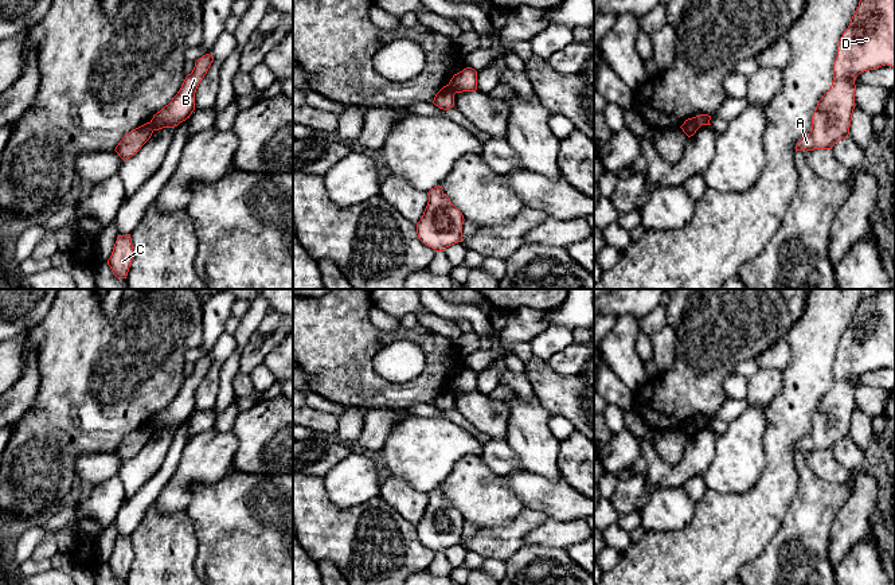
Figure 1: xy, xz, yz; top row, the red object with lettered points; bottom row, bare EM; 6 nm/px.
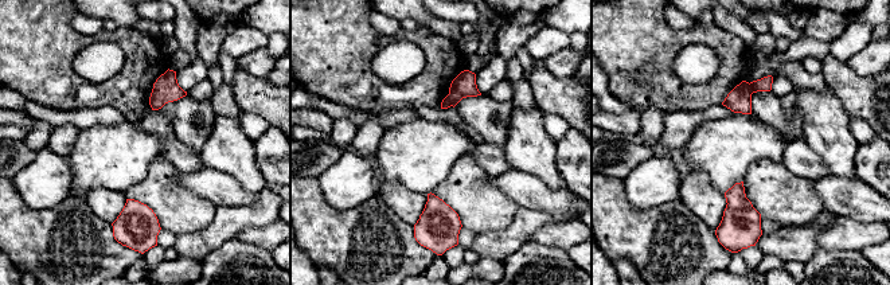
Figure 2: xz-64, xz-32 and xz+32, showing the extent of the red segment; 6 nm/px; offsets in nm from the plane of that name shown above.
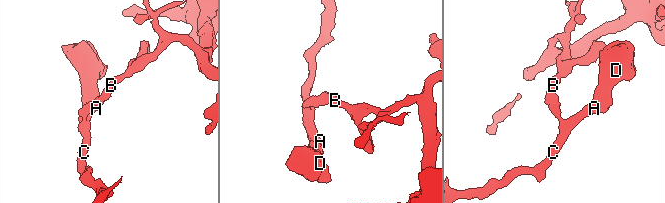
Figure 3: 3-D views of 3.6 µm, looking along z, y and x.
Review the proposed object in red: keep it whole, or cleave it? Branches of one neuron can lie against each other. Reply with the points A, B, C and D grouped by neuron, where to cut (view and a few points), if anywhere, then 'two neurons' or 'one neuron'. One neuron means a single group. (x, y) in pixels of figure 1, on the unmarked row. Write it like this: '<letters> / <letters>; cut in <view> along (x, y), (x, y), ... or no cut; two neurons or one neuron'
A C D / B; cut in xz along (448, 386), (454, 394); two neurons

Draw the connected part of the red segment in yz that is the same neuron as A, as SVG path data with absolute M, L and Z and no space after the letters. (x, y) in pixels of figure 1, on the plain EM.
M879 289L873 297L860 297L859 308L839 342L832 387L817 403L812 417L812 432L798 442L796 452L832 451L845 440L855 410L855 379L886 366L895 368L895 289Z

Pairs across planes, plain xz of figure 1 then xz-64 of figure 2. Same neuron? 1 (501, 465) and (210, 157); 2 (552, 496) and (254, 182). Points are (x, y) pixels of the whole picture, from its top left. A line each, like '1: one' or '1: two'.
1: two
2: two

